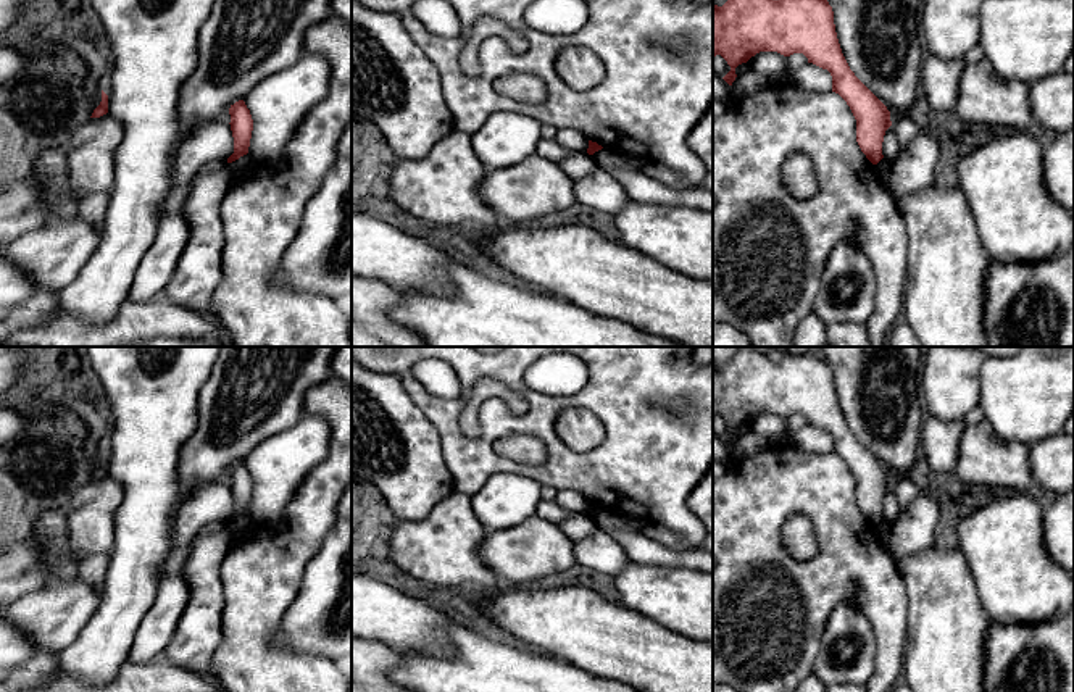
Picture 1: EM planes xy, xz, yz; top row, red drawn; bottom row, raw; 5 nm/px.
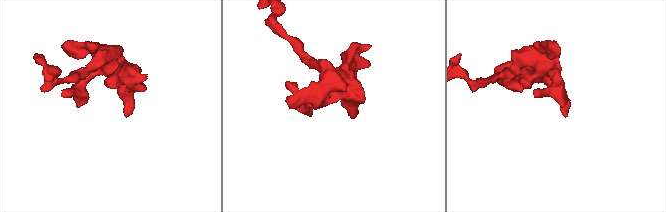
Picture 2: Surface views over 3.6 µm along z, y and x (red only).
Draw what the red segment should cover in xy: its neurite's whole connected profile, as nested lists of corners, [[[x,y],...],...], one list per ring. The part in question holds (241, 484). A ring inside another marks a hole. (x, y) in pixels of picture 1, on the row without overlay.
[[[239,461],[231,466],[229,476],[229,486],[234,498],[234,515],[227,519],[227,524],[232,524],[248,515],[253,481],[244,461]]]

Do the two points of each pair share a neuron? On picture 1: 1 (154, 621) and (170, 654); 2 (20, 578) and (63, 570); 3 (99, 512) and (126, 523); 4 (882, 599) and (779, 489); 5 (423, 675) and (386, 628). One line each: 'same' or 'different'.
1: different
2: different
3: different
4: same
5: different

